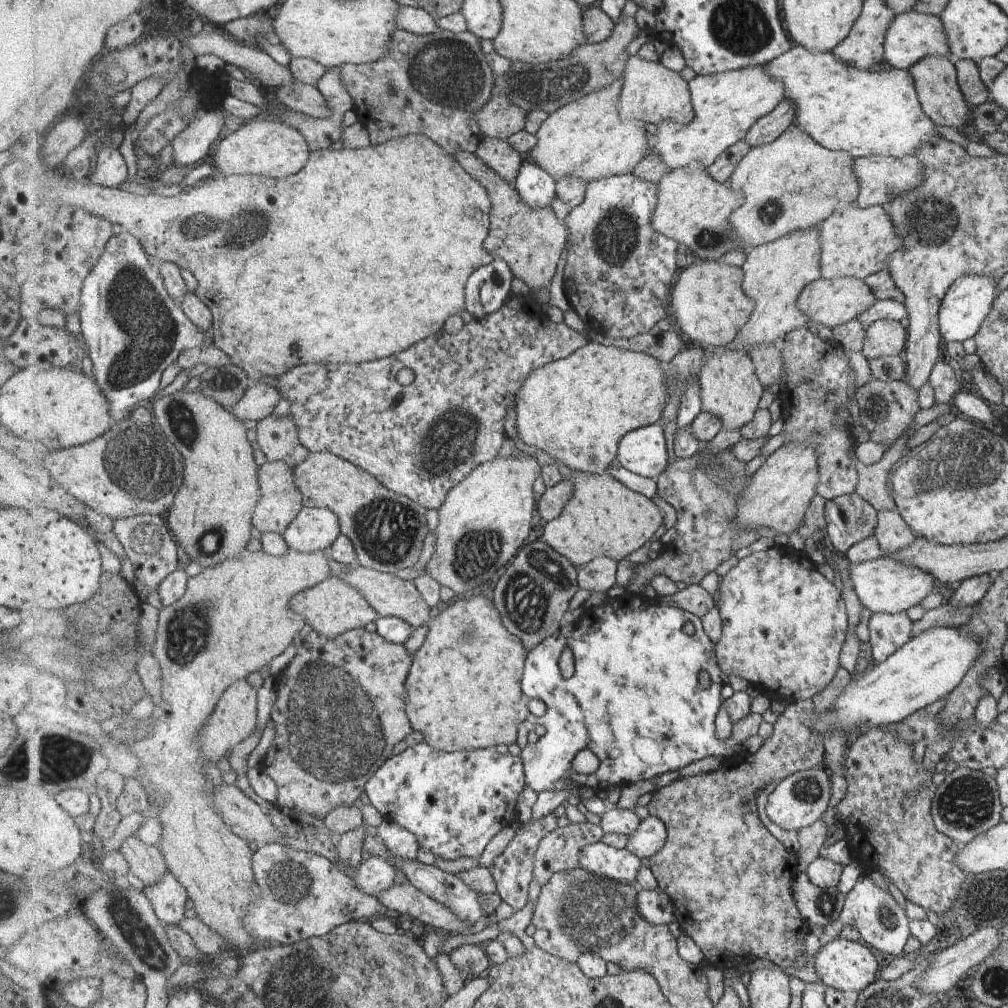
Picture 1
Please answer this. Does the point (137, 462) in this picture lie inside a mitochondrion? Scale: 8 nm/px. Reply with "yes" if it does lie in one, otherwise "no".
yes

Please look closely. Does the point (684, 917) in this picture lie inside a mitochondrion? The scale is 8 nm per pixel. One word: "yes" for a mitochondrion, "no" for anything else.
no

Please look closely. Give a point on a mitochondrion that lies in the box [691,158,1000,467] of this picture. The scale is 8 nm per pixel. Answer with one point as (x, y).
(930, 220)

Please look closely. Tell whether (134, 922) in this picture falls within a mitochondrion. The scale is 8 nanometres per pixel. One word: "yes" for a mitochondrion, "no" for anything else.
yes

